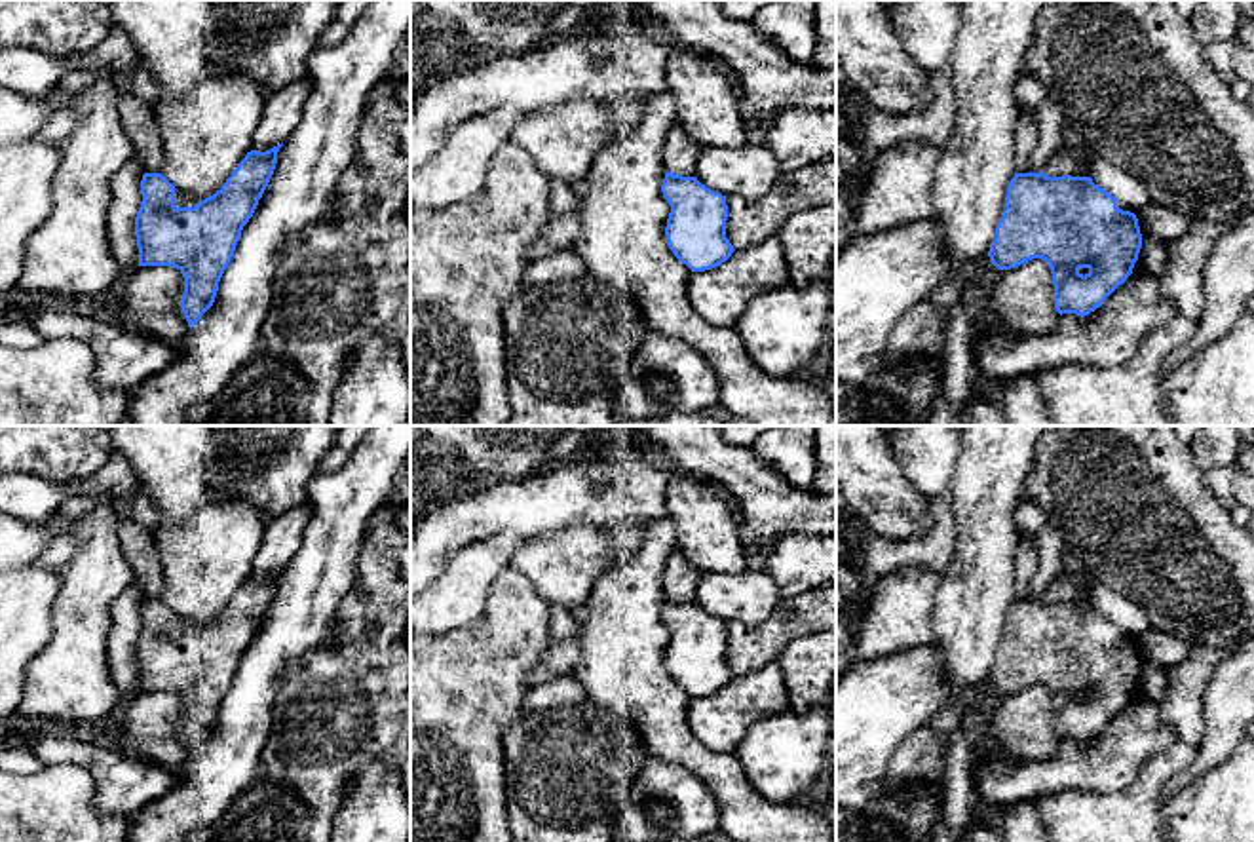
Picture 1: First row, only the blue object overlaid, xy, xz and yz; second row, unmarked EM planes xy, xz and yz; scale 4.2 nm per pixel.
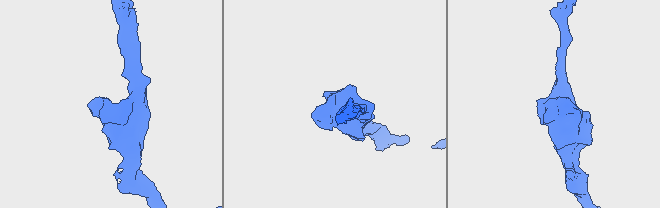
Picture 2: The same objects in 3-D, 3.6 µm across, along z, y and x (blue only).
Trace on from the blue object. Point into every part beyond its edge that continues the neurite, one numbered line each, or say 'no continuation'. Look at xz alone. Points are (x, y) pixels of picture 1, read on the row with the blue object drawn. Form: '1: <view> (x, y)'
no continuation

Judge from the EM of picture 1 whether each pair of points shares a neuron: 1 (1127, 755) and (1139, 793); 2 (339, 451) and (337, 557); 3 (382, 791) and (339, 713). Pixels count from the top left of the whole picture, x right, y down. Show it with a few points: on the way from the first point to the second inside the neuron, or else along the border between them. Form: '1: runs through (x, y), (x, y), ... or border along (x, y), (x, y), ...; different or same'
1: border along (1165, 747), (1125, 787), (1091, 791); different
2: border along (358, 445), (342, 466), (320, 474); different
3: border along (390, 765), (369, 761), (346, 785), (342, 803); different

